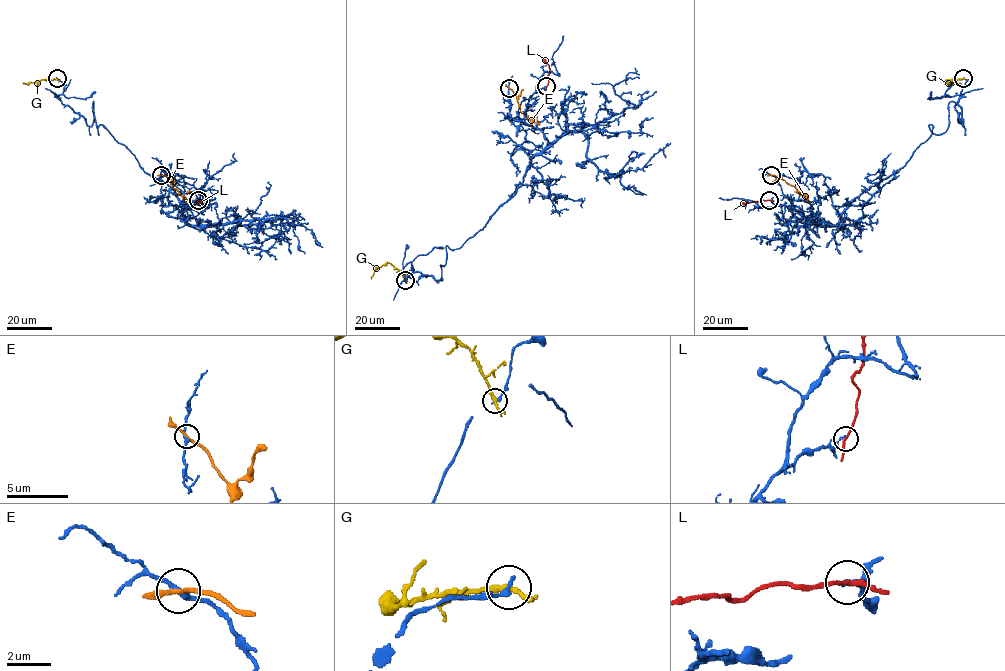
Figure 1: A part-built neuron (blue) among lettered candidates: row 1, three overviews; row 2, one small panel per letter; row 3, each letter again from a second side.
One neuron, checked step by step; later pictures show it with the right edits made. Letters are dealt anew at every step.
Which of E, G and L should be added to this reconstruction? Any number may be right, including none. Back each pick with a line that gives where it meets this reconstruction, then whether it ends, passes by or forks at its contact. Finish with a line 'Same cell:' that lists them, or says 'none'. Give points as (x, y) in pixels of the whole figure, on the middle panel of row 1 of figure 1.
Same cell: none

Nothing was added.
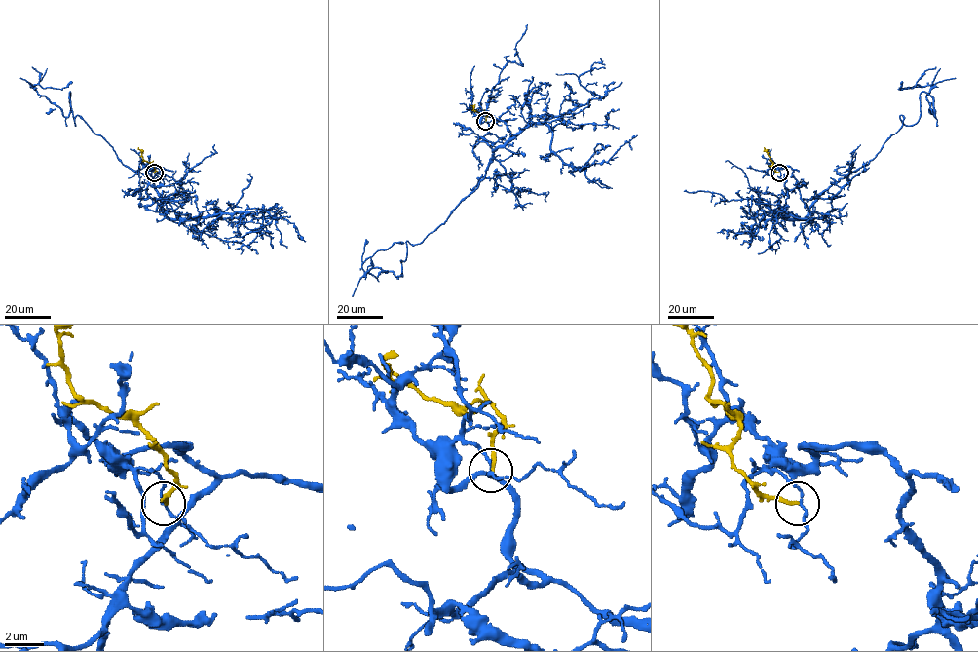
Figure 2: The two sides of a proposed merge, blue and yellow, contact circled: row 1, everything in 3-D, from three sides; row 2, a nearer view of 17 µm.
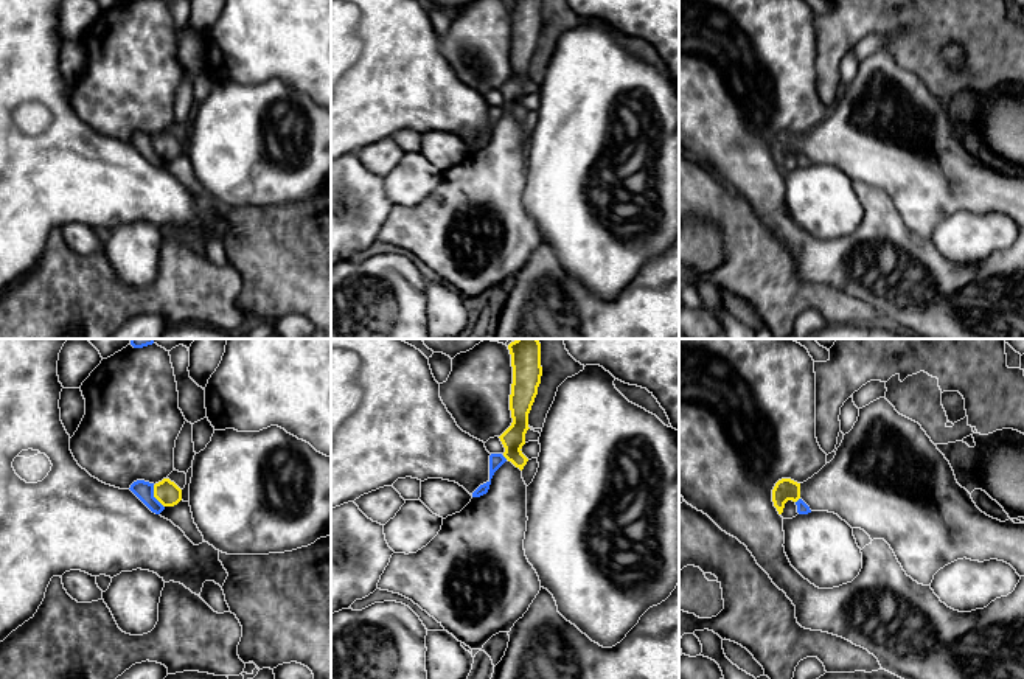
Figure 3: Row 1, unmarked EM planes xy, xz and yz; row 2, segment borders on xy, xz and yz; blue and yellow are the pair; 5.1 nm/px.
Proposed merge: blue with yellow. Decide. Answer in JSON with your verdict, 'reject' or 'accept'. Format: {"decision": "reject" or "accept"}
{"decision": "reject"}

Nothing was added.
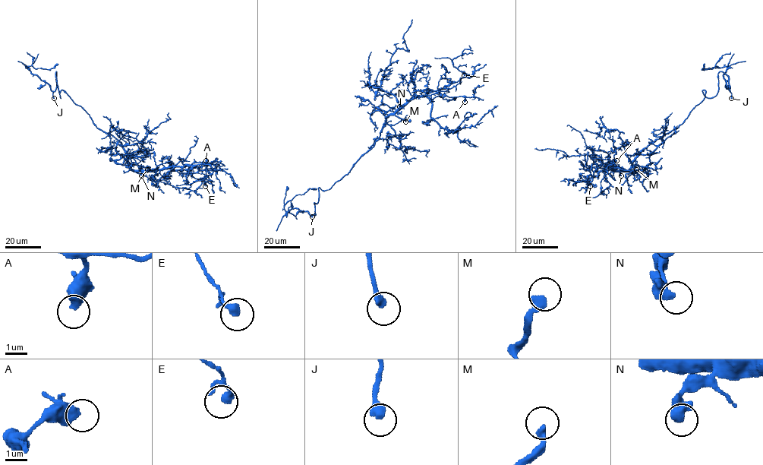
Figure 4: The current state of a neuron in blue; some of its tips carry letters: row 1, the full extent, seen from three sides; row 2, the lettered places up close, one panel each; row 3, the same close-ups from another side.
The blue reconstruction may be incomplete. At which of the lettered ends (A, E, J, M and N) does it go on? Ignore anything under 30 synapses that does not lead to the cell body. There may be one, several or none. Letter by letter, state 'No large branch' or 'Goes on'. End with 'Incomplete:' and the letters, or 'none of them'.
A: No large branch
E: No large branch
J: No large branch
M: Goes on
N: No large branch
Incomplete: M

